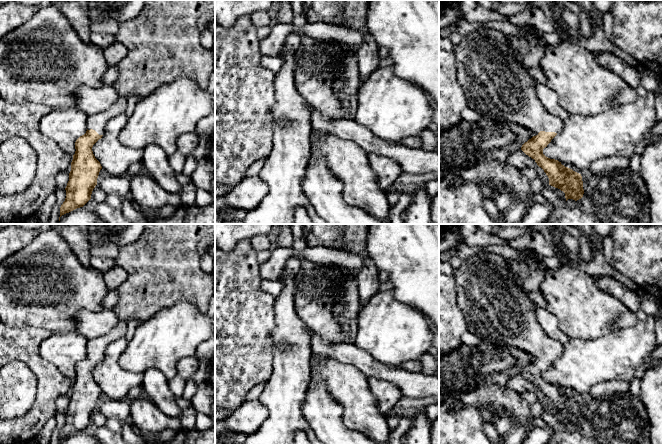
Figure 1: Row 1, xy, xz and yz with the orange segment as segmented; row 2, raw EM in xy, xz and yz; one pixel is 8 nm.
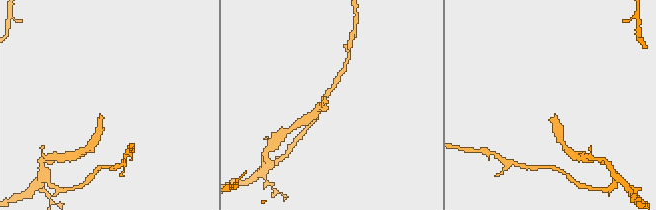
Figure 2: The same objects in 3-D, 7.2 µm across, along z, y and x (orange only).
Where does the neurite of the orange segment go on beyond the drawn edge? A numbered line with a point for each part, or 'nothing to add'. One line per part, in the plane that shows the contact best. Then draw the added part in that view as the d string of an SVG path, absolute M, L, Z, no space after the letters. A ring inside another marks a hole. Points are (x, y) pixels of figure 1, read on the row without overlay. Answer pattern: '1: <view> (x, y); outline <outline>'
1: yz (496, 309); outline M480 252L453 270L457 282L458 305L466 322L466 329L480 341L497 347L514 347L530 354L534 360L540 355L560 357L564 345L544 332L536 319L537 305L520 284L508 275L507 260L498 254Z

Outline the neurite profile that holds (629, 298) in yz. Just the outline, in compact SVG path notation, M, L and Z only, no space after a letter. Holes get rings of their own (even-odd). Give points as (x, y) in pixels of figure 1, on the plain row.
M600 276L595 280L597 286L621 301L630 311L636 313L641 309L639 294L610 276Z

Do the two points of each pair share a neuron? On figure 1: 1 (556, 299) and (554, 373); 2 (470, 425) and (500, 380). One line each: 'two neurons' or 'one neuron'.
1: two neurons
2: two neurons

